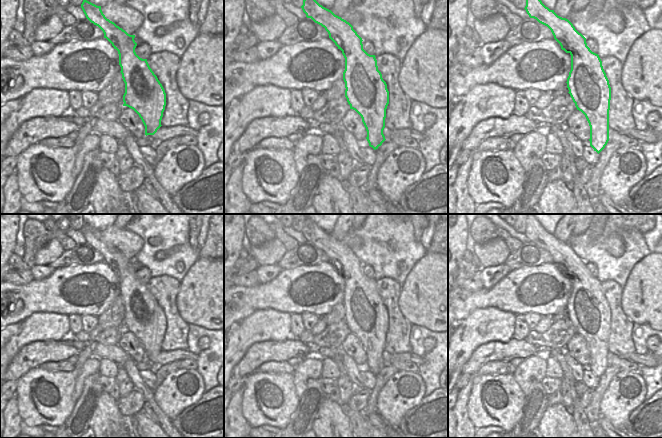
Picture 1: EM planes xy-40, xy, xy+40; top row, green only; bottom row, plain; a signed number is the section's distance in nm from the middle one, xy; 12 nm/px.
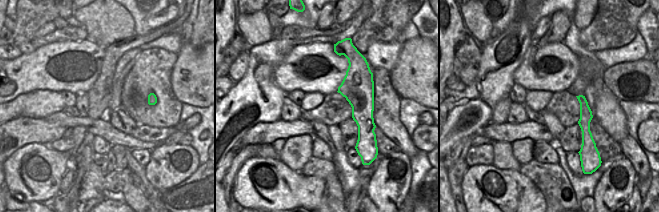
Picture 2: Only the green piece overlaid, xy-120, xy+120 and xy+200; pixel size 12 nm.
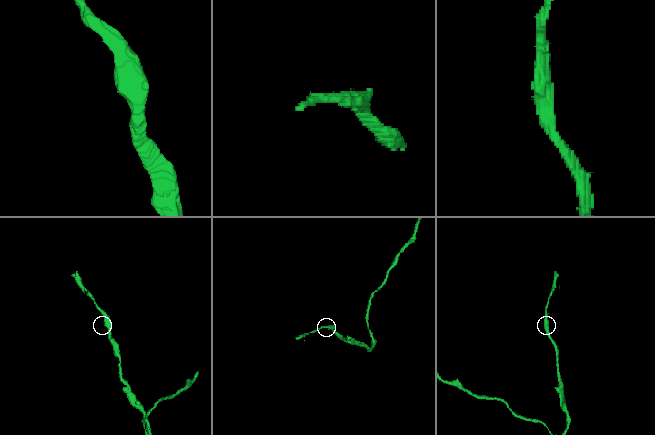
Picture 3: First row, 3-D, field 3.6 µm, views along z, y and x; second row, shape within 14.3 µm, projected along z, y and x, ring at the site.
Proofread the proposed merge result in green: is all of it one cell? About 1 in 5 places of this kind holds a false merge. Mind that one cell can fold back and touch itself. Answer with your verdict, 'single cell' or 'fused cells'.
single cell

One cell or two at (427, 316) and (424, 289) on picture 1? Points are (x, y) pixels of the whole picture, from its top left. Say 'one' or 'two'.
one

